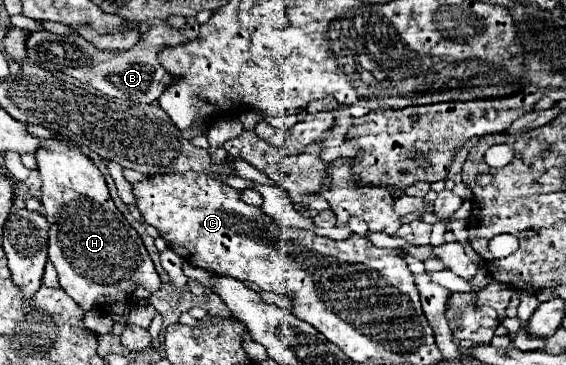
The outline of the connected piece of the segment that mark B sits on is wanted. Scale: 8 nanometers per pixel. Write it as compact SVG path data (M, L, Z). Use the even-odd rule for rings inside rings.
M190 17L186 21L188 21L188 27L184 31L176 31L174 27L162 25L162 23L152 25L132 49L116 51L116 53L100 51L80 35L54 35L50 31L30 31L30 37L26 37L26 53L28 53L28 61L42 65L42 69L64 73L72 79L78 79L98 89L100 93L108 97L126 99L130 103L152 103L160 97L160 93L170 83L174 83L174 75L168 75L162 69L158 61L158 53L164 47L170 47L170 45L176 47L198 37L200 25L196 23L196 19Z

